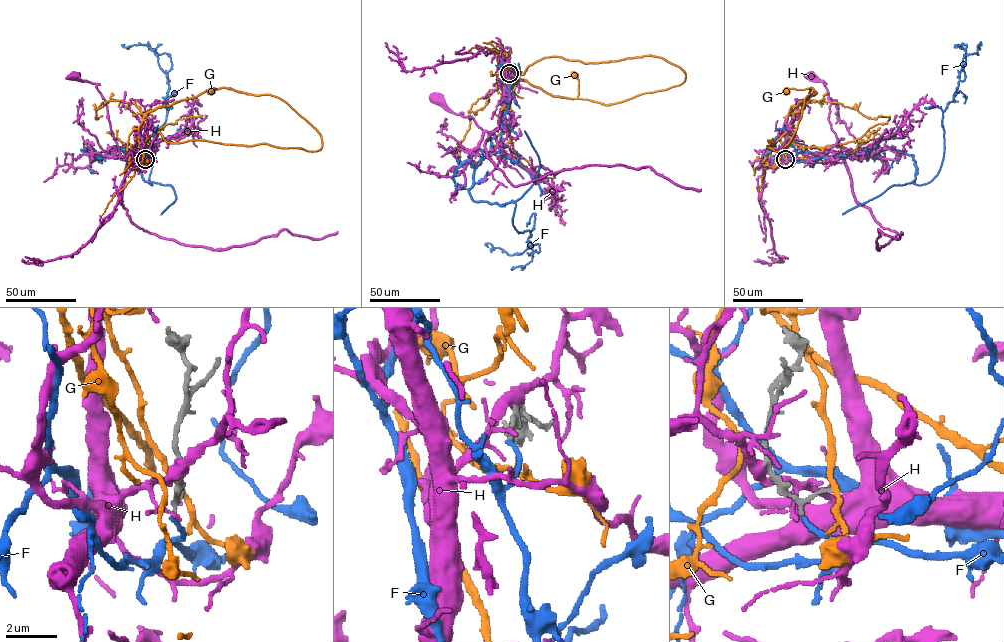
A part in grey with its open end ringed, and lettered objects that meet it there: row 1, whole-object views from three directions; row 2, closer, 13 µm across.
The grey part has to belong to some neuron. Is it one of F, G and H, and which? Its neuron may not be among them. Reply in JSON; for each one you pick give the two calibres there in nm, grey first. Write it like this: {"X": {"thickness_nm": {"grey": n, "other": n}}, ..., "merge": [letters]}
{"F": {"thickness_nm": {"grey": 130, "other": 180}}, "merge": ["F"]}

